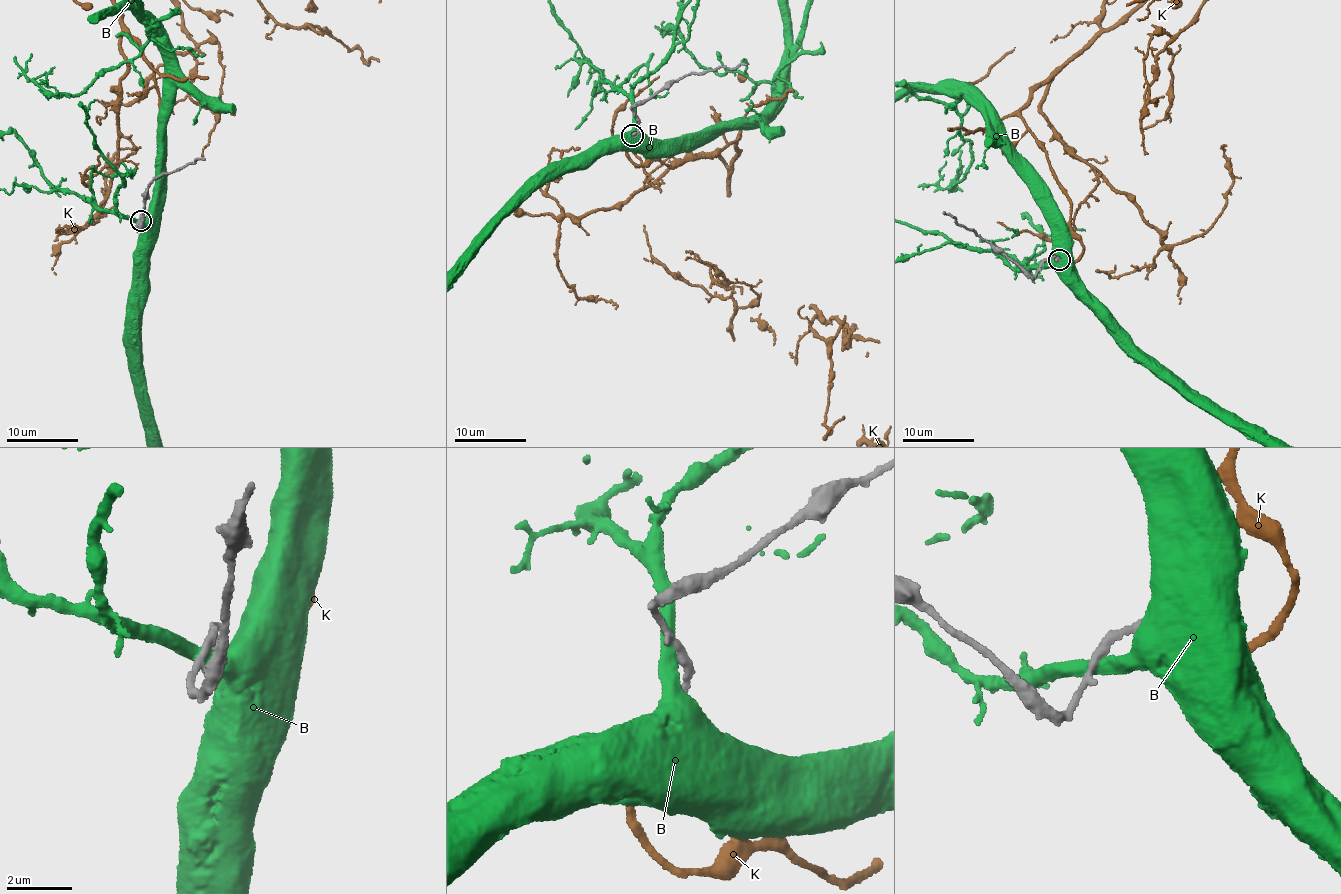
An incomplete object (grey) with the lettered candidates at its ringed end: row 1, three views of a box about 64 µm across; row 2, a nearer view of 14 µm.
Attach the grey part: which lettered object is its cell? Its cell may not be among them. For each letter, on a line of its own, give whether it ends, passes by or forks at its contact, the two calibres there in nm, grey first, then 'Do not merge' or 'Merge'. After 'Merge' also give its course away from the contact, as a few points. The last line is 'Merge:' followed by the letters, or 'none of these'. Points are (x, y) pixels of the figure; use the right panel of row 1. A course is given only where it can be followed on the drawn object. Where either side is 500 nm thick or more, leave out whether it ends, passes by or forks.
B: Thickness 320 nm (grey) against 900 nm. Do not merge
K: It ends there. Thickness 300 nm (grey) against 260 nm. Merge
Merge: K

